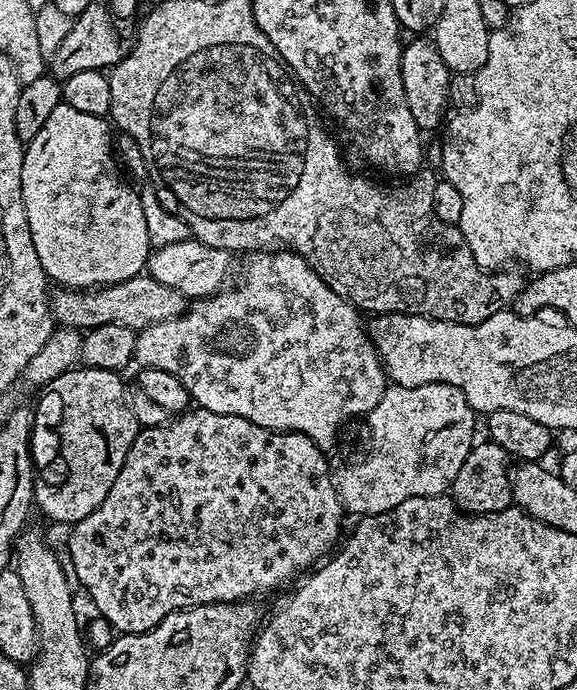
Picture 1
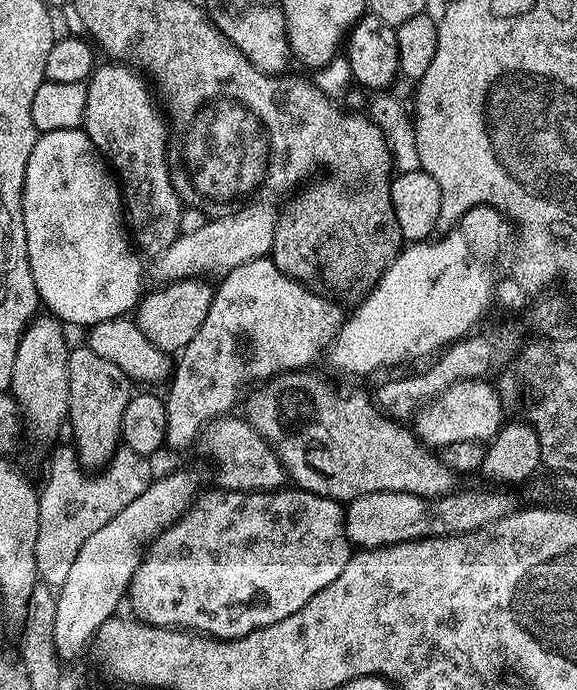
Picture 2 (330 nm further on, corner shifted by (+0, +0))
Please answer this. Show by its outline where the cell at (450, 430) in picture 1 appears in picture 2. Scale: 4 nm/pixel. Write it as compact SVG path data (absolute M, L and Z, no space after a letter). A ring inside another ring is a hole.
M487 379L460 380L454 386L447 388L441 396L428 401L414 417L416 435L424 441L425 445L436 450L444 448L450 442L491 440L505 423L506 408L501 401L499 391L488 384L491 383Z

